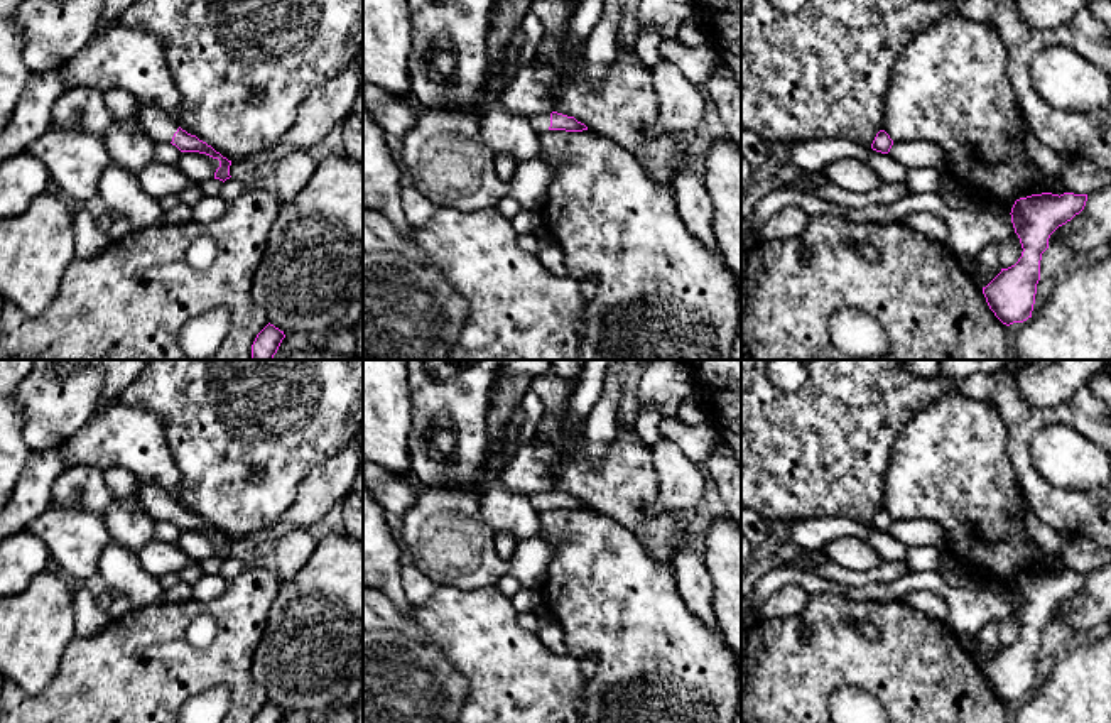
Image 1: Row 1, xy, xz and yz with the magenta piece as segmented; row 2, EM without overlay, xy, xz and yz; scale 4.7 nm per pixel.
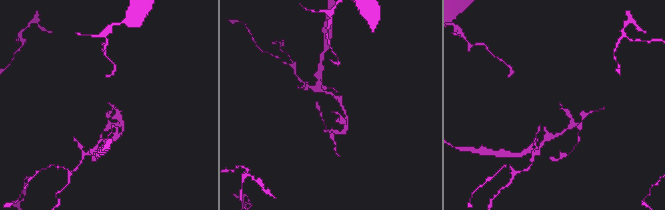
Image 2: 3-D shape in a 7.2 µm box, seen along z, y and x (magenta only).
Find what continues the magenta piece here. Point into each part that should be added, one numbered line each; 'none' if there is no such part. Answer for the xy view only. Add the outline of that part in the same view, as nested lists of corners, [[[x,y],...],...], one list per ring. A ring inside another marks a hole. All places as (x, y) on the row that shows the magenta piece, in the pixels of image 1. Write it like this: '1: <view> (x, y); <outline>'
1: xy (157, 124); [[[155,103],[138,105],[138,118],[154,144],[171,144],[179,125]]]

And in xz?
1: xz (541, 124); [[[532,115],[528,117],[532,128],[540,135],[550,127],[550,115]]]

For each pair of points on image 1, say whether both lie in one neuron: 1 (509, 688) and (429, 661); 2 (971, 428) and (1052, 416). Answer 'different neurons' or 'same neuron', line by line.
1: different neurons
2: different neurons

